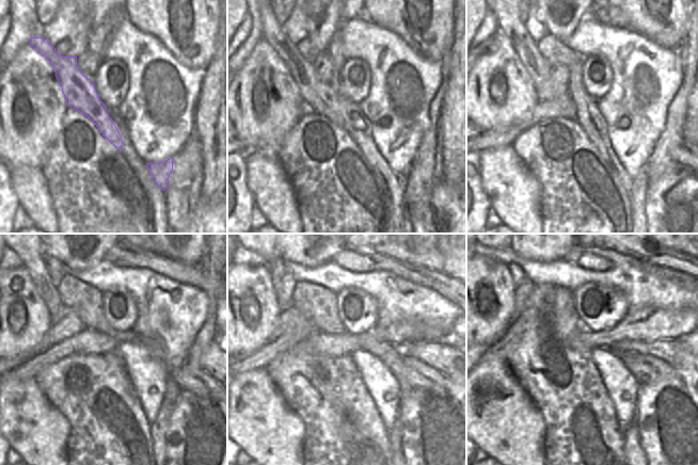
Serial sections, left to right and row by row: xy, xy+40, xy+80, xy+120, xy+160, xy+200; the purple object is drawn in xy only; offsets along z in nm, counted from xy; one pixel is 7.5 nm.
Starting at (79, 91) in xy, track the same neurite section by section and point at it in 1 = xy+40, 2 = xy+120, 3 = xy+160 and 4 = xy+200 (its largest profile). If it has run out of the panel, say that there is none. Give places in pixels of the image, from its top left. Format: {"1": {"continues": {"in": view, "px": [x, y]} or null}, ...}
{"1": {"continues": {"in": "xy+40", "px": [319, 95]}}, "2": {"continues": {"in": "xy+120", "px": [47, 289]}}, "3": {"continues": {"in": "xy+160", "px": [283, 287]}}, "4": {"continues": {"in": "xy+200", "px": [523, 290]}}}

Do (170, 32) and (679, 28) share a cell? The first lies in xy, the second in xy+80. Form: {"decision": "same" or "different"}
{"decision": "same"}

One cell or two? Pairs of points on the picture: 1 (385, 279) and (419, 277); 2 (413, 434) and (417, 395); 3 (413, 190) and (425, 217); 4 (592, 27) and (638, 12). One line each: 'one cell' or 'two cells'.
1: two cells
2: one cell
3: two cells
4: two cells

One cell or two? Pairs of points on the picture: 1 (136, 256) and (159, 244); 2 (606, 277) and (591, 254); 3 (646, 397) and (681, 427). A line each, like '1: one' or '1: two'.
1: two
2: two
3: one

